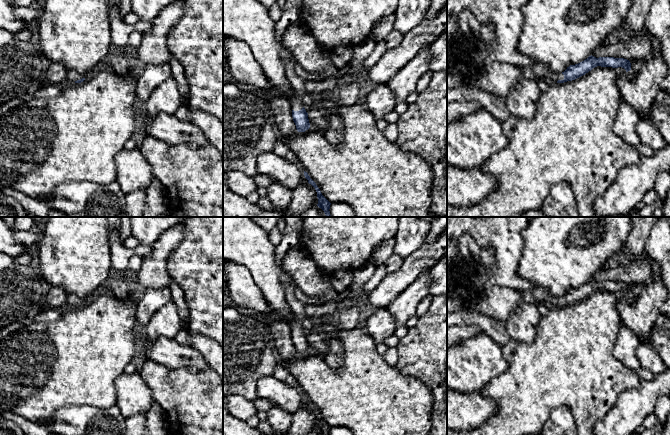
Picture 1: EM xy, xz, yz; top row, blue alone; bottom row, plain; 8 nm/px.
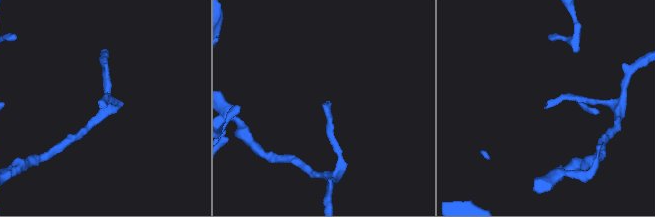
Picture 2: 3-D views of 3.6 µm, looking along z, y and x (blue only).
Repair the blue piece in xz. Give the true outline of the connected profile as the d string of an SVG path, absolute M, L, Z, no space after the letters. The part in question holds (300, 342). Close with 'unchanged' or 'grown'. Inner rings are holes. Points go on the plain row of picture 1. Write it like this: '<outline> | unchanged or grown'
M286 272L282 274L281 281L285 290L285 297L294 316L289 322L293 345L298 356L305 356L310 352L308 337L304 330L317 329L317 321L308 317L305 312L306 305L300 302L295 296L295 282L293 278Z | grown

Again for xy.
M74 294L67 295L67 303L70 307L81 307L89 300L91 300L89 296L81 298Z | grown

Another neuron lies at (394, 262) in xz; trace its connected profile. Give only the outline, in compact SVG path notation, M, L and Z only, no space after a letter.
M393 253L383 263L386 266L387 274L399 270L401 268L402 264L403 264L403 261L404 260L399 255Z

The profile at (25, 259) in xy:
M24 253L16 258L15 261L21 265L32 265L32 256L29 253Z

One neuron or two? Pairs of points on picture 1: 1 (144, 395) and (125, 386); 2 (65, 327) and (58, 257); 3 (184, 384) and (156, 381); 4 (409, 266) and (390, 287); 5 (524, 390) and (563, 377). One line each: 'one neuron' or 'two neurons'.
1: one neuron
2: two neurons
3: one neuron
4: one neuron
5: one neuron

